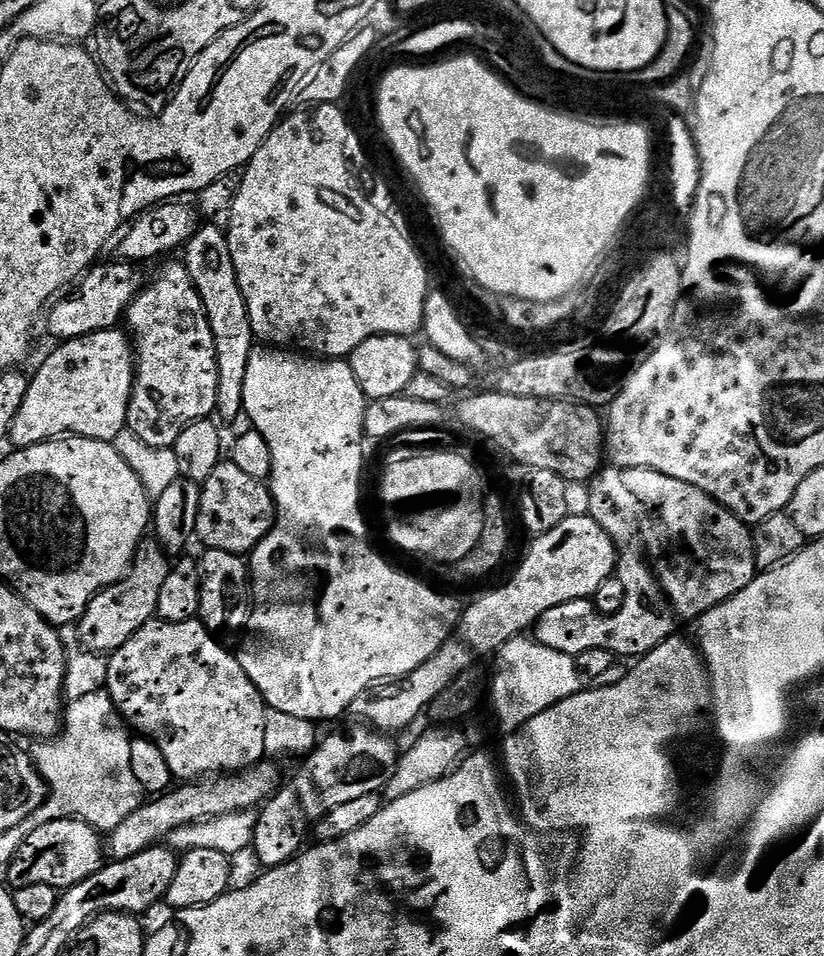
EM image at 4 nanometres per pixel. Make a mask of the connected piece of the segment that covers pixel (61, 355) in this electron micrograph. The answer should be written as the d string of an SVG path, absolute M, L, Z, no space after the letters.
M108 328L104 332L91 332L82 338L65 340L44 360L44 365L28 381L22 406L12 423L10 444L13 449L29 448L47 440L70 436L85 436L91 440L115 441L119 432L125 431L128 407L136 377L134 344L127 331Z

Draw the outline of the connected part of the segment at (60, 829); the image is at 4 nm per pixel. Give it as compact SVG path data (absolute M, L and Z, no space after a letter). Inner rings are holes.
M63 816L54 822L46 822L26 838L22 838L20 845L6 865L6 879L13 889L19 890L30 886L30 882L49 880L61 886L73 884L78 878L90 874L102 856L102 844L98 839L97 829L87 820L74 816Z

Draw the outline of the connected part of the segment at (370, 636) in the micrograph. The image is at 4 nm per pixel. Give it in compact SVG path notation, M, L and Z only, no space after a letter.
M256 346L252 349L250 366L246 366L243 415L252 419L251 427L262 434L262 438L266 438L266 443L270 445L270 487L272 501L276 504L276 524L250 553L254 607L243 637L244 645L238 651L238 659L256 689L264 695L269 709L317 722L338 719L344 711L347 713L351 709L355 700L361 699L373 686L393 678L407 678L414 670L418 670L422 662L429 660L450 639L452 631L459 625L462 613L462 604L460 606L454 597L399 572L394 565L387 564L368 541L368 528L364 525L363 514L360 513L360 475L364 472L364 444L366 445L364 415L368 405L369 401L362 386L358 386L358 378L354 378L354 370L347 359L317 358L312 354L301 354L279 346Z

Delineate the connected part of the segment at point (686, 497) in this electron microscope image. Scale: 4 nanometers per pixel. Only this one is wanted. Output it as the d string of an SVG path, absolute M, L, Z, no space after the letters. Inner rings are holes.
M604 466L592 477L590 487L588 504L592 507L589 508L591 515L601 522L612 520L610 531L613 537L632 536L618 548L618 575L626 586L626 602L622 610L609 616L598 611L591 599L554 606L546 610L534 625L534 636L540 643L577 658L591 648L605 648L620 658L639 658L666 642L666 638L681 631L689 622L706 614L706 610L714 610L714 606L734 598L738 590L746 590L756 577L758 569L753 529L698 486L649 468Z

